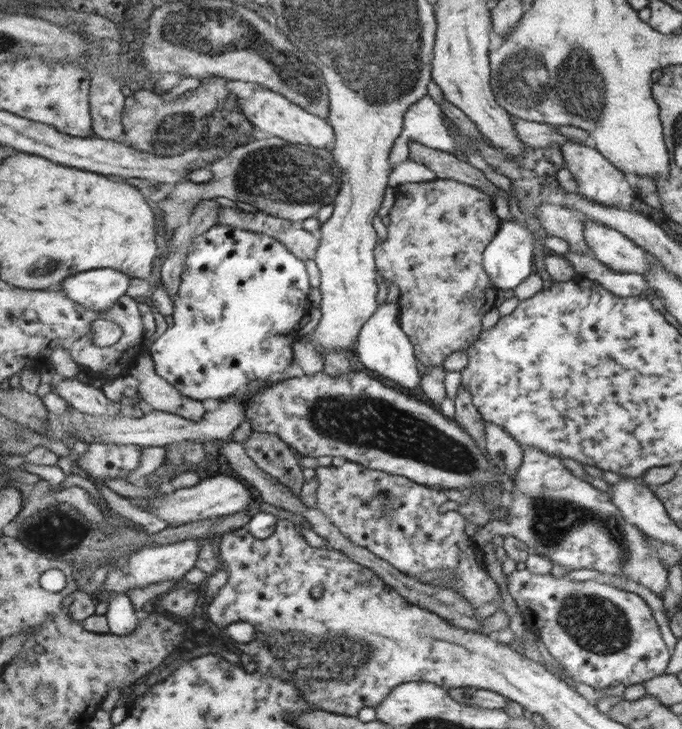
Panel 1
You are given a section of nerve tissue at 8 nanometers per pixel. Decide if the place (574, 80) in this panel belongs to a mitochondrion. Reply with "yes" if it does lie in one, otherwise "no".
yes

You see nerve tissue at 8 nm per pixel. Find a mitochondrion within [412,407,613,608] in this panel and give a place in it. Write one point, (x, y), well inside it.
(479, 499)

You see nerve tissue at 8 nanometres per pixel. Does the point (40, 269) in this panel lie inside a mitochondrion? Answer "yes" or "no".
yes

